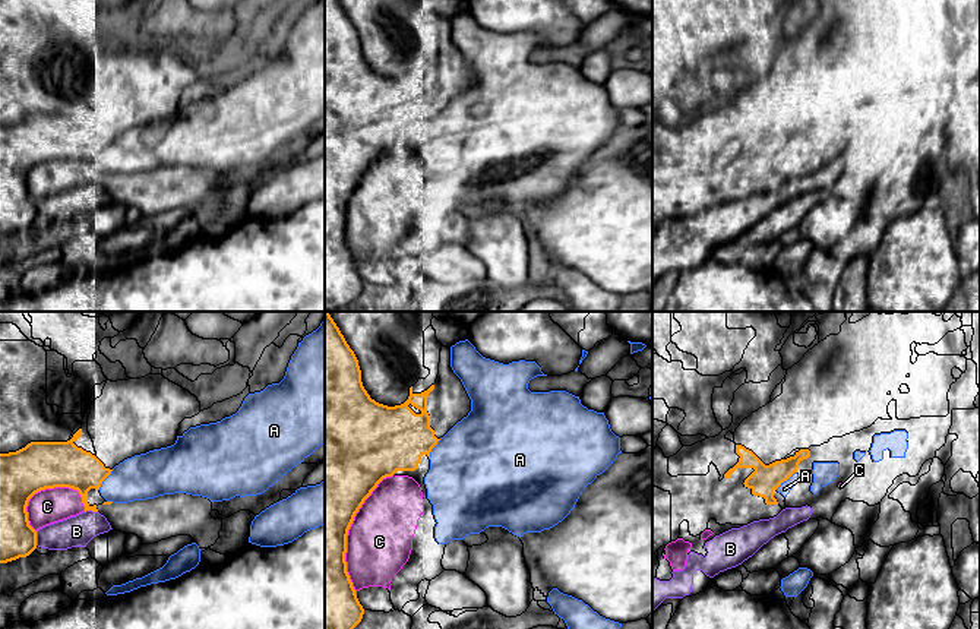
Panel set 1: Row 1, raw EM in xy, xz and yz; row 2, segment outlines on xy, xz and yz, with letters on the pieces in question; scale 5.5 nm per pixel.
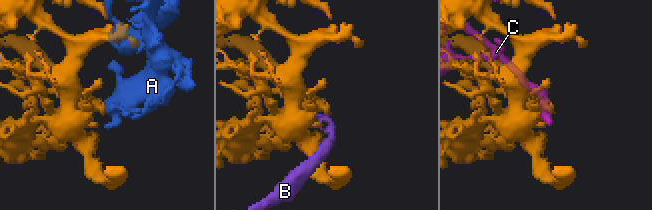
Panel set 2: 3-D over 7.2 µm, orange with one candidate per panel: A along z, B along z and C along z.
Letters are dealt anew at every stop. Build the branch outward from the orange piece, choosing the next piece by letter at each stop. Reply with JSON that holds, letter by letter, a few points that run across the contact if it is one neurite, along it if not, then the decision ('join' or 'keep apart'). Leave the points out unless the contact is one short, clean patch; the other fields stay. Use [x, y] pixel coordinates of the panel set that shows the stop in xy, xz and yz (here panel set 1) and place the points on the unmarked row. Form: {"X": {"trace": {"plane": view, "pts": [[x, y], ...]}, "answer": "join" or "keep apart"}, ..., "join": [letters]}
{"A": {"answer": "join"}, "B": {"answer": "keep apart"}, "C": {"answer": "keep apart"}, "join": ["A"]}

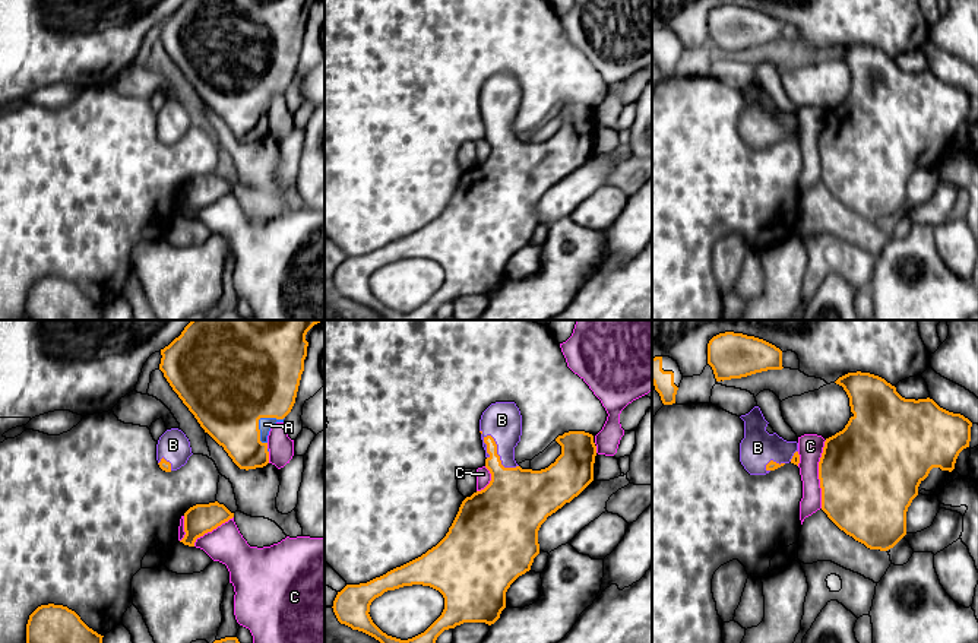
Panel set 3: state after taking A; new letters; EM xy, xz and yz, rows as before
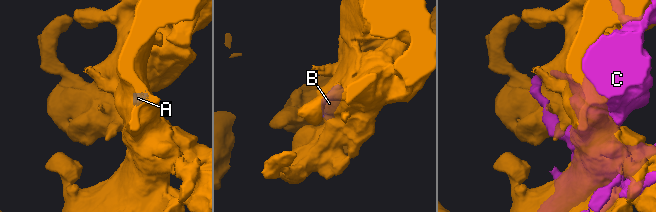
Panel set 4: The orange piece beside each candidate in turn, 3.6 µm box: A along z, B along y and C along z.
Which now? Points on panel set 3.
{"A": {"trace": {"plane": "xy", "pts": [[230, 56], [259, 91], [265, 97]]}, "answer": "join"}, "B": {"trace": {"plane": "xz", "pts": [[513, 170], [497, 127], [502, 92]]}, "answer": "join"}, "C": {"answer": "keep apart"}, "join": ["A", "B"]}

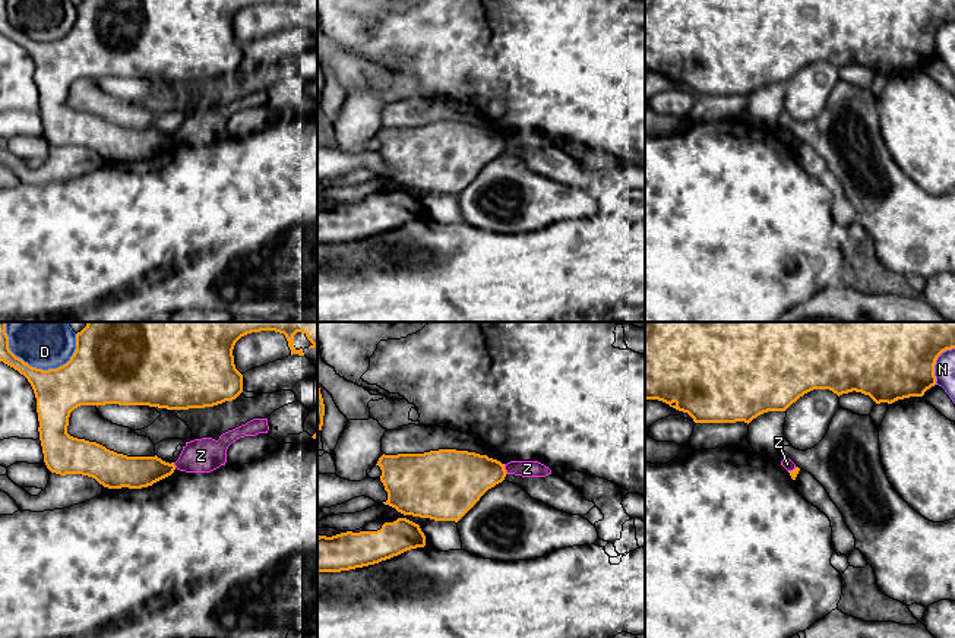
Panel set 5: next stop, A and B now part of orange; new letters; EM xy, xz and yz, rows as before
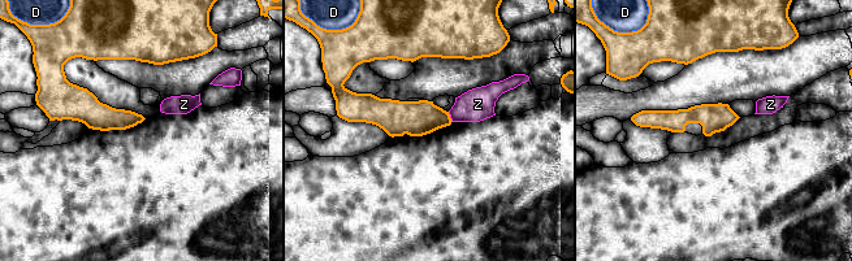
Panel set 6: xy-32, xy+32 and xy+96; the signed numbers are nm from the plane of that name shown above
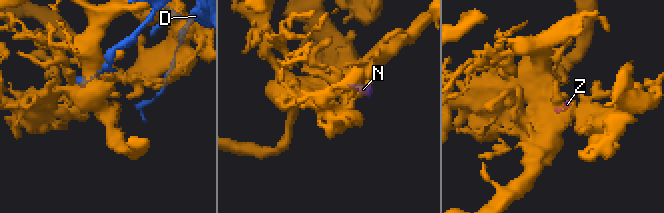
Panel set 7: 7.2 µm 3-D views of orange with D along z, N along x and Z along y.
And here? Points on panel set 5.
{"D": {"answer": "keep apart"}, "N": {"answer": "keep apart"}, "Z": {"trace": {"plane": "xz", "pts": [[503, 136], [508, 145]]}, "answer": "keep apart"}, "join": []}

